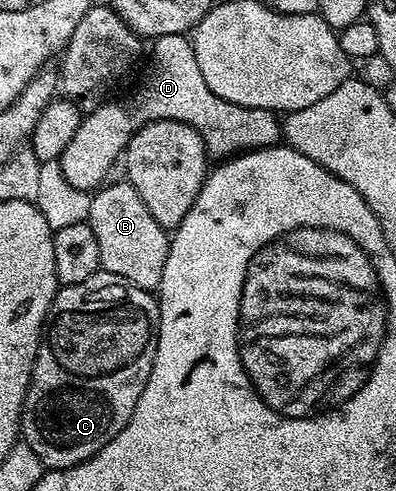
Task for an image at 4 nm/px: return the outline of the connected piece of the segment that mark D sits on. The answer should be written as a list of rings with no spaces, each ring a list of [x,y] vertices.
[[[187,35],[162,36],[155,39],[152,46],[152,64],[145,70],[141,86],[126,100],[114,100],[87,113],[59,156],[62,175],[77,190],[97,189],[117,158],[119,161],[125,153],[132,136],[156,120],[188,124],[204,140],[207,153],[215,158],[275,146],[281,141],[282,122],[275,111],[232,104],[212,92],[197,66],[195,50]]]

